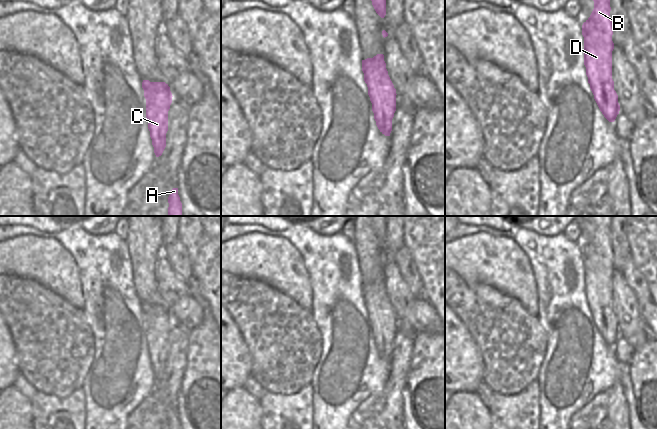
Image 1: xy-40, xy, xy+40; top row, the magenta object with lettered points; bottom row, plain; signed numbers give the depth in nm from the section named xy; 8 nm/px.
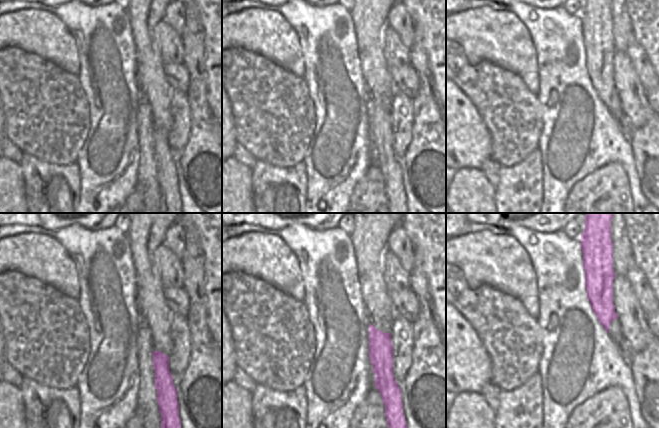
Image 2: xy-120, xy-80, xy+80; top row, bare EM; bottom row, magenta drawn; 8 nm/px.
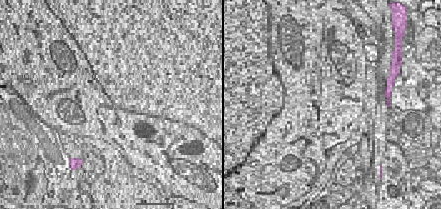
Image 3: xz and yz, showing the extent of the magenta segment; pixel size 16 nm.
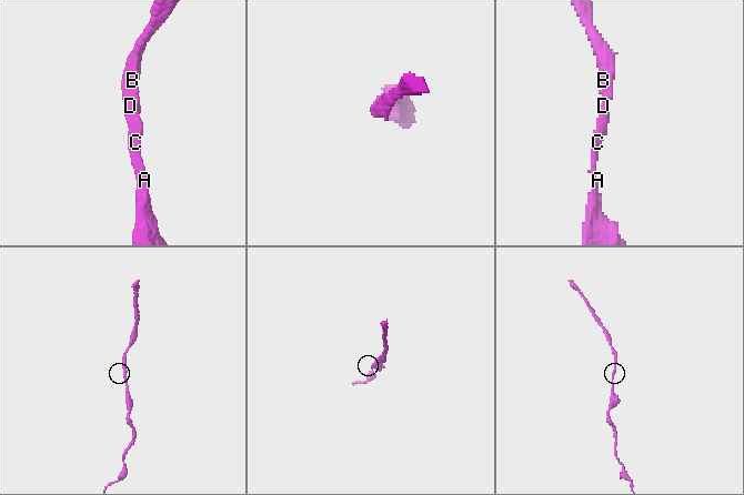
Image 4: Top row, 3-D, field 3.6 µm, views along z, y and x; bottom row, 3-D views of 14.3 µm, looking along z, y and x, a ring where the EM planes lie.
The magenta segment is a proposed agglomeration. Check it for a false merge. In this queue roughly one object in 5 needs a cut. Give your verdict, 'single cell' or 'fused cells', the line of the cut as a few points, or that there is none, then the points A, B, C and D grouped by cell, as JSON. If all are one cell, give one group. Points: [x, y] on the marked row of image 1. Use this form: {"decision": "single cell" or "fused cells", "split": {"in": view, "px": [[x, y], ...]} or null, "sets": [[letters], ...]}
{"decision": "single cell", "split": null, "sets": [["A", "B", "C", "D"]]}

